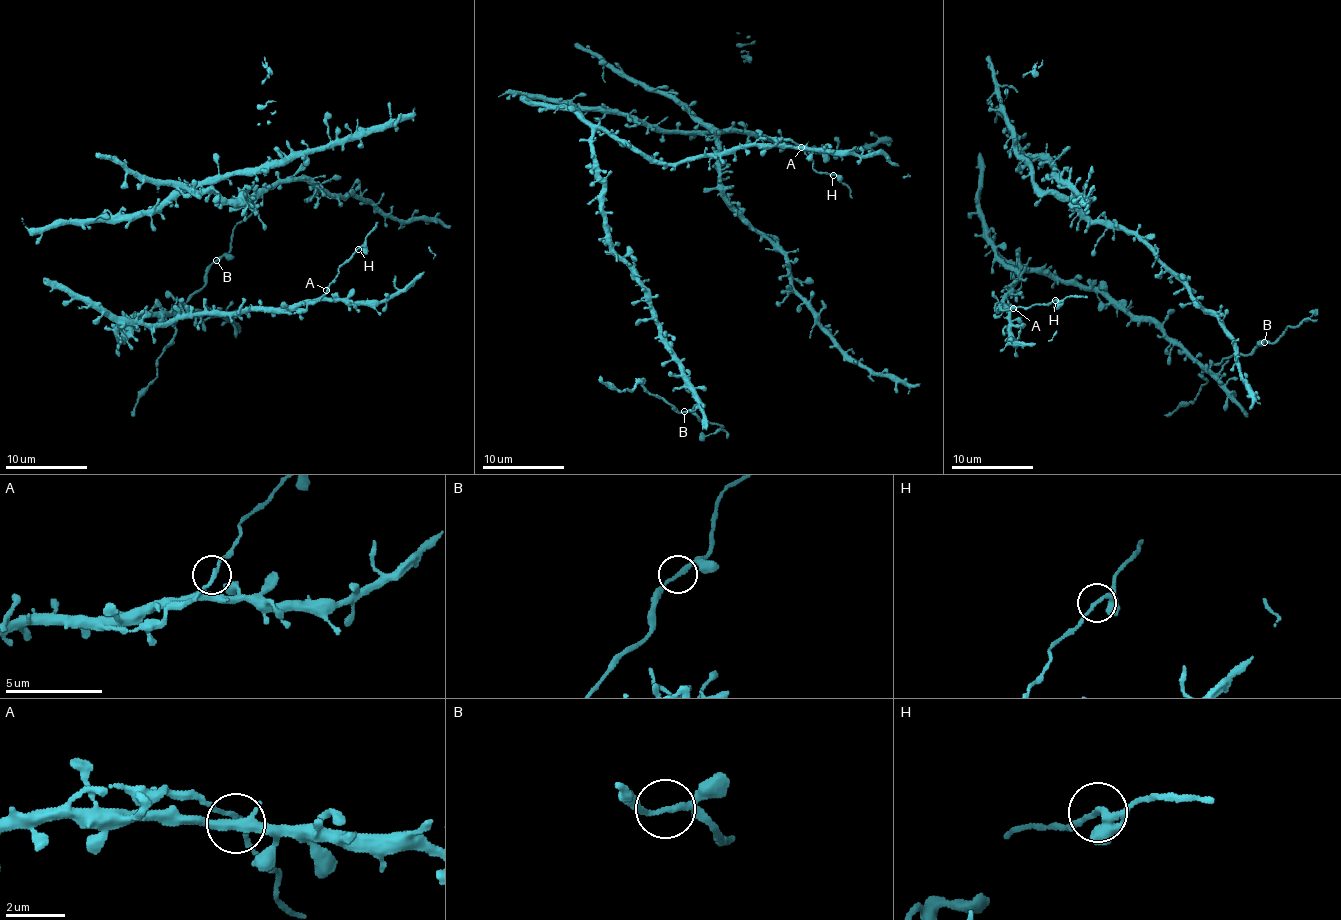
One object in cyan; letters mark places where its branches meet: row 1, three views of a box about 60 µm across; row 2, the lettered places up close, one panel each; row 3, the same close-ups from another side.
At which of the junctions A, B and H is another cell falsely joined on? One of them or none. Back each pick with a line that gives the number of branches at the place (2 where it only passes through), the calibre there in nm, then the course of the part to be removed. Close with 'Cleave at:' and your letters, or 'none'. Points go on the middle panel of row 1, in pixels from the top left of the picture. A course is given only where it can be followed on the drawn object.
Cleave at: none

